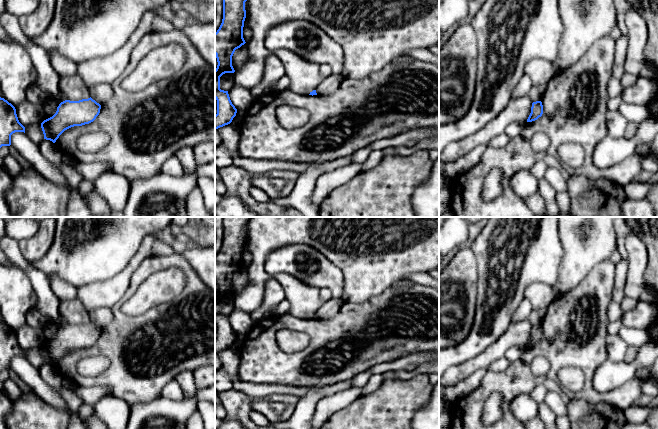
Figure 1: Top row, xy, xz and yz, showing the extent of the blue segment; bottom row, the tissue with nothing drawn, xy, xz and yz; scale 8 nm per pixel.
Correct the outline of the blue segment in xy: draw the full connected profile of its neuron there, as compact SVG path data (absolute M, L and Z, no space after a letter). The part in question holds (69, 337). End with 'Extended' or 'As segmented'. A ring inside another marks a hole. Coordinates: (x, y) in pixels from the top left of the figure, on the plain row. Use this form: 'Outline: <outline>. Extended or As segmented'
Outline: M91 321L79 325L65 324L56 337L41 347L44 363L53 367L67 353L93 346L99 339L101 329Z. As segmented

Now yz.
Outline: M536 325L532 327L531 337L527 343L527 346L532 346L537 344L543 338L543 329L541 325Z. As segmented

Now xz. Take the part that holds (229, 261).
Outline: M223 217L223 243L215 257L215 279L218 286L215 293L215 323L217 324L215 354L230 348L237 337L228 315L220 313L220 301L225 297L235 296L232 280L236 273L246 267L243 262L245 226L251 218Z. As segmented

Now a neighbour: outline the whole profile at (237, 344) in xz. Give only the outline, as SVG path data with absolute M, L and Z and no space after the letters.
M237 334L236 340L233 342L232 346L230 347L233 351L239 353L239 350L241 349L245 338L246 338L247 334Z

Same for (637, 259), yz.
M630 231L624 246L628 253L628 270L624 286L624 295L636 300L640 299L645 287L645 272L648 265L648 250L641 237Z

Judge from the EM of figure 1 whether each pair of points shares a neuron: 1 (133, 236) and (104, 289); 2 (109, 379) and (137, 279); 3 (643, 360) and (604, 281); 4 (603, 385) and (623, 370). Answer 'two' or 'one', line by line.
1: two
2: one
3: two
4: one

